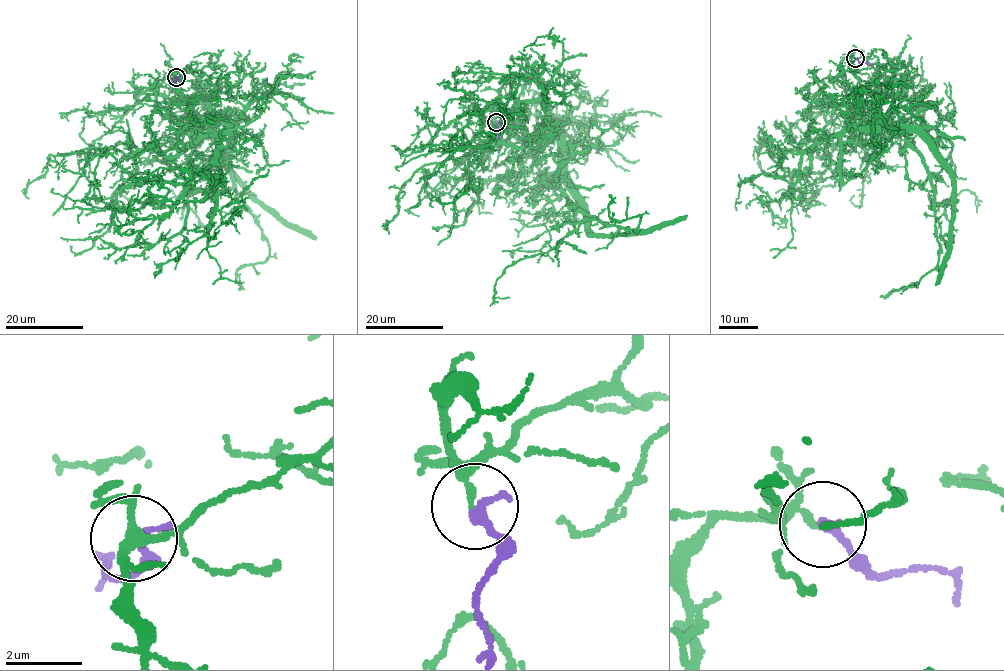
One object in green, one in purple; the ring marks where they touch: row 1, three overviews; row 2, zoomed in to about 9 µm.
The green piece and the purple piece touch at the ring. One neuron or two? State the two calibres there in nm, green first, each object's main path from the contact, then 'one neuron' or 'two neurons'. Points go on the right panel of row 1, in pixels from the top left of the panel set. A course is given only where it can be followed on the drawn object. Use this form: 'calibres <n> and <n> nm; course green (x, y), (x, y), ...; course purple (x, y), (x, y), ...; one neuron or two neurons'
calibres 140 and 280 nm; course green (855, 58), (842, 62), (862, 103), (856, 127), (903, 129), (931, 205), (968, 189), (977, 212); course purple (856, 58), (869, 66); one neuron

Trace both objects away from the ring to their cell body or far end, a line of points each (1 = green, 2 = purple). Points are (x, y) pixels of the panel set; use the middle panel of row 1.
1: (495, 122), (505, 114), (526, 141), (554, 132), (561, 190), (595, 219), (504, 269), (494, 297), (509, 298)
2: (496, 122), (497, 138)

